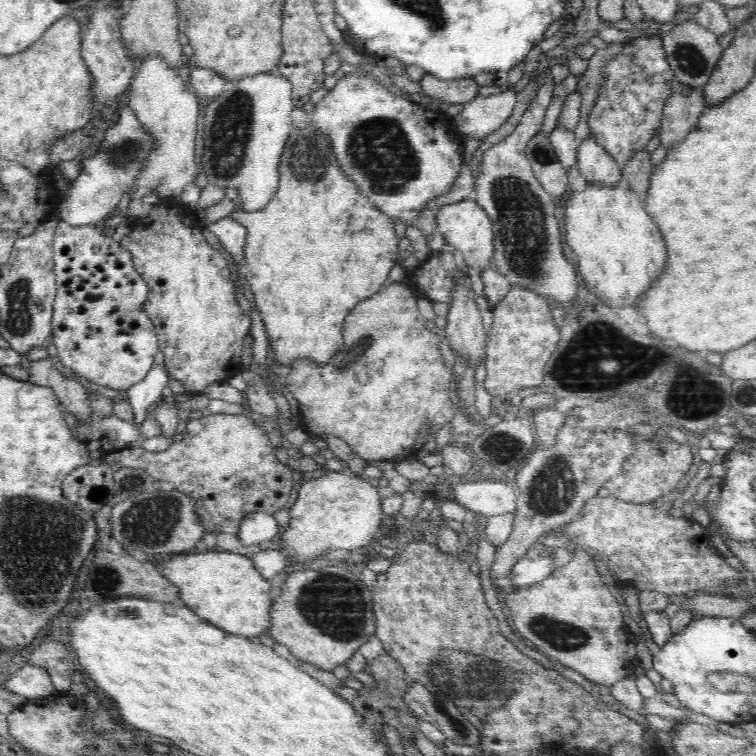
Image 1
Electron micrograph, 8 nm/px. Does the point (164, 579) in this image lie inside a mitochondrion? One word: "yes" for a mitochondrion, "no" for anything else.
no

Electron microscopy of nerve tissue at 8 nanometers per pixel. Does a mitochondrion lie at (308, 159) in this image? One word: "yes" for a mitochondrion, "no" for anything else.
yes

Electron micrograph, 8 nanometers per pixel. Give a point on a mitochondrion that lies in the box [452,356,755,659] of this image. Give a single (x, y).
(551, 492)

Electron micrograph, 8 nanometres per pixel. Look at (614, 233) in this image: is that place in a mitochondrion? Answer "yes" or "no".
no

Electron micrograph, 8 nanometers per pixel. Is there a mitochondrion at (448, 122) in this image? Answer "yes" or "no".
no

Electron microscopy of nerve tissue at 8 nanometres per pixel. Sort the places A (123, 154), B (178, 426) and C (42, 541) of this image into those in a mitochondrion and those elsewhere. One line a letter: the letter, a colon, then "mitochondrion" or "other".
A: mitochondrion
B: other
C: mitochondrion

